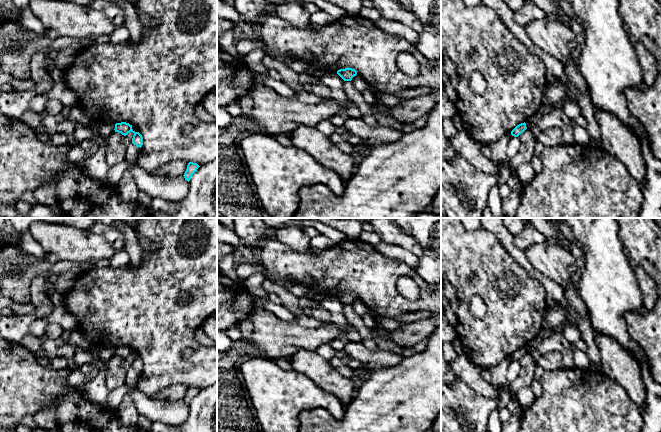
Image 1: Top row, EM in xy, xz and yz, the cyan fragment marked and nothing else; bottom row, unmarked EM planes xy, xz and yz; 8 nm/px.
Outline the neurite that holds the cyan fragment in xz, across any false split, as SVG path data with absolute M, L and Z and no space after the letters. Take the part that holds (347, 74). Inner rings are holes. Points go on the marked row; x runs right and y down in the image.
M345 68L340 69L337 71L337 74L344 80L344 81L351 81L354 76L357 75L357 71L352 68Z

